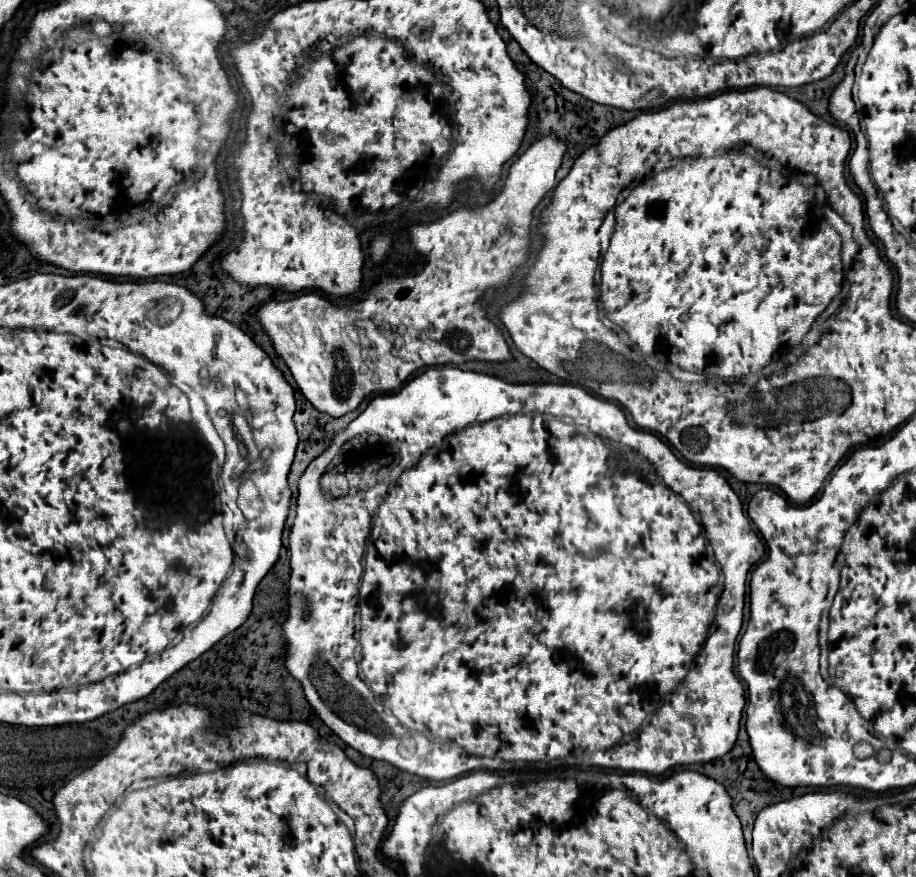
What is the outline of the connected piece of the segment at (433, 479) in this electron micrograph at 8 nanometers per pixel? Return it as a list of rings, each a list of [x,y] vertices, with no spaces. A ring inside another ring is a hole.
[[[443,366],[436,368],[428,368],[427,371],[419,376],[415,376],[411,382],[407,382],[399,392],[391,392],[391,394],[381,394],[381,396],[375,396],[369,406],[365,408],[363,414],[359,414],[349,426],[345,432],[337,434],[333,444],[321,454],[317,456],[309,468],[305,470],[305,474],[301,476],[299,480],[299,500],[297,500],[296,508],[296,518],[293,522],[293,528],[291,528],[291,578],[289,578],[289,618],[283,626],[285,630],[285,640],[287,640],[287,662],[285,666],[289,668],[291,676],[297,678],[301,684],[303,684],[303,690],[305,690],[305,696],[309,700],[309,704],[317,710],[319,718],[345,742],[349,744],[351,748],[359,750],[361,754],[369,756],[369,758],[375,758],[375,760],[383,760],[383,762],[389,762],[393,766],[397,766],[399,770],[403,772],[411,772],[415,776],[421,776],[421,778],[429,778],[429,780],[451,780],[451,778],[457,778],[461,774],[467,774],[467,772],[473,772],[473,770],[517,770],[519,764],[529,764],[529,762],[551,762],[551,760],[561,760],[561,758],[567,758],[567,756],[575,756],[573,764],[575,766],[601,766],[601,768],[617,768],[617,770],[625,770],[625,772],[643,772],[643,774],[663,774],[667,772],[669,768],[673,766],[687,766],[687,764],[697,764],[697,762],[711,762],[715,758],[721,758],[723,754],[727,754],[733,744],[737,742],[737,734],[739,734],[739,722],[741,722],[741,712],[745,708],[745,690],[741,686],[741,682],[737,680],[737,676],[733,674],[733,652],[735,652],[735,640],[737,640],[737,634],[743,626],[743,608],[745,608],[745,584],[747,584],[747,574],[751,570],[751,566],[755,566],[763,554],[765,554],[765,546],[763,542],[759,540],[759,536],[751,530],[751,524],[749,524],[749,518],[743,514],[743,506],[741,506],[741,500],[737,498],[737,494],[731,490],[731,486],[727,484],[727,480],[717,472],[715,468],[693,468],[693,466],[687,466],[685,462],[681,462],[673,452],[671,448],[659,440],[659,436],[647,432],[647,430],[641,430],[641,428],[633,428],[623,410],[613,404],[613,402],[607,402],[607,400],[601,400],[597,396],[593,396],[591,392],[587,392],[583,386],[575,386],[575,384],[509,384],[501,378],[495,378],[495,376],[487,376],[487,374],[481,374],[481,372],[474,372],[469,370],[461,370],[457,366]],[[377,448],[387,448],[391,452],[397,452],[397,462],[393,464],[393,470],[389,470],[381,480],[377,478],[375,474],[375,468],[371,468],[371,458],[375,458],[375,452]],[[327,466],[339,466],[341,472],[347,474],[347,480],[349,480],[349,494],[343,496],[343,498],[337,498],[337,500],[325,500],[323,494],[319,492],[319,478],[323,476],[323,472],[327,470]],[[719,568],[723,573],[723,589],[721,592],[721,584],[719,584]],[[715,608],[717,608],[717,628],[715,632],[709,636],[713,624],[715,624]],[[355,612],[359,614],[359,642],[361,642],[361,662],[357,666],[357,660],[355,660],[355,648],[357,648],[357,642],[353,638],[355,634]],[[657,690],[661,690],[661,702],[669,700],[651,716],[651,722],[641,730],[637,732],[635,736],[627,736],[627,740],[623,740],[623,734],[631,734],[635,730],[639,730],[639,726],[643,724],[643,720],[647,718],[647,712],[645,712],[645,698],[649,696],[655,696]]]

